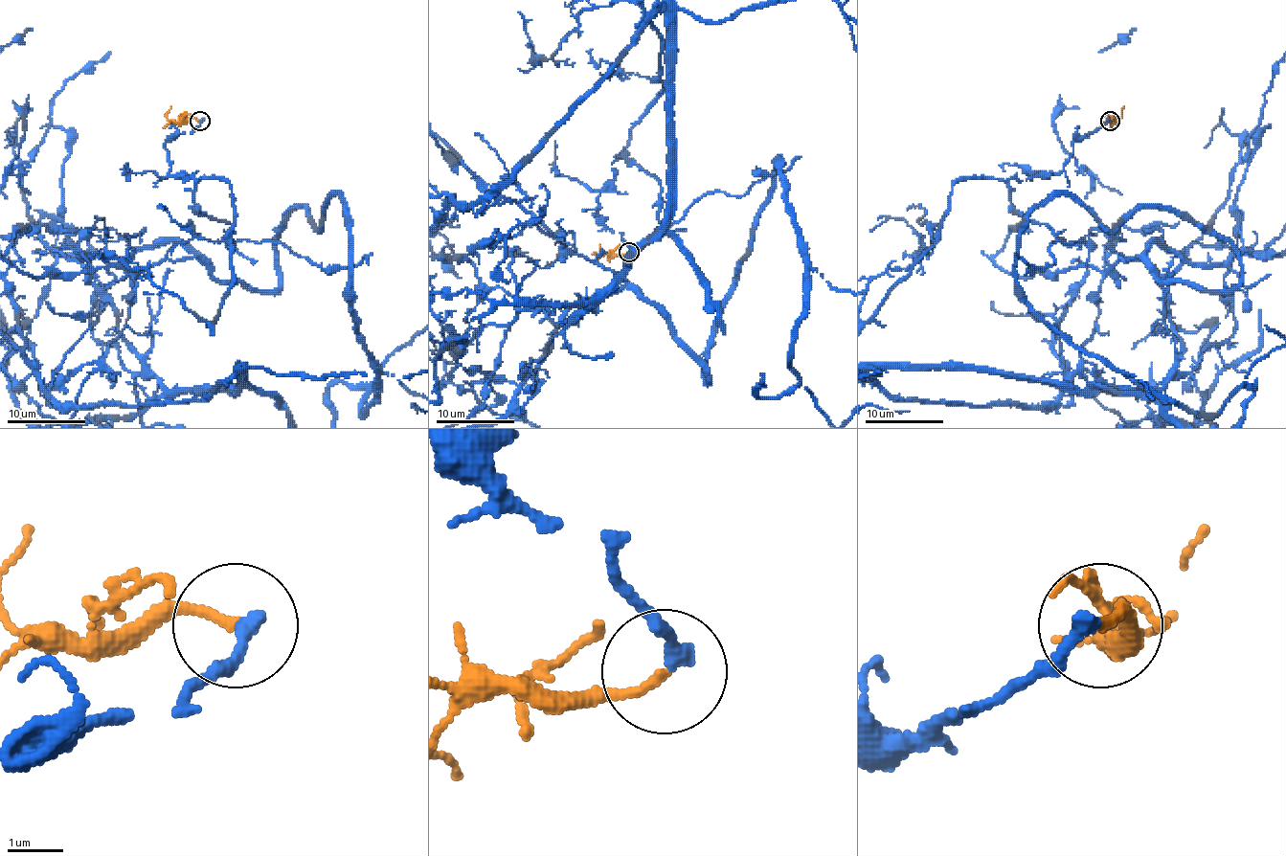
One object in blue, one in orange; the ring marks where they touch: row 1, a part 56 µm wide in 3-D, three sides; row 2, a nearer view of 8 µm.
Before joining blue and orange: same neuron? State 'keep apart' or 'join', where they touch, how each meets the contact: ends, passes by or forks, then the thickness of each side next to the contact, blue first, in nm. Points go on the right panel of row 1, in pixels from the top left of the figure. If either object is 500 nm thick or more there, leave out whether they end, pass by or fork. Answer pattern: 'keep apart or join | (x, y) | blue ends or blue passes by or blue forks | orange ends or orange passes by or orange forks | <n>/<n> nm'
join | (1110, 121) | blue ends | orange ends | 280/180 nm

